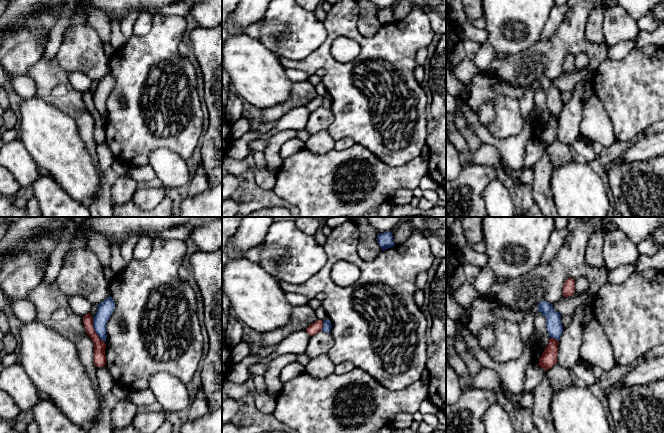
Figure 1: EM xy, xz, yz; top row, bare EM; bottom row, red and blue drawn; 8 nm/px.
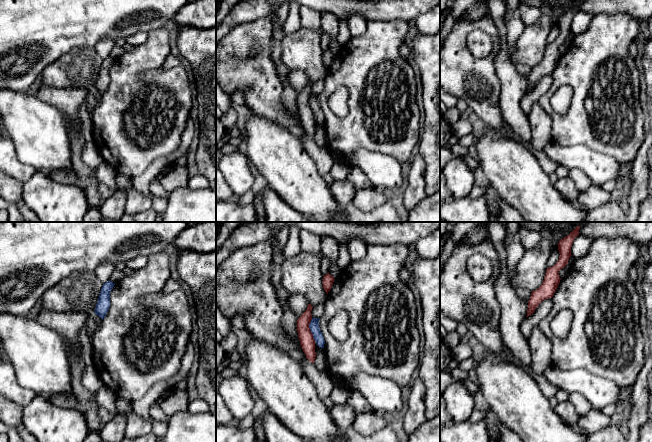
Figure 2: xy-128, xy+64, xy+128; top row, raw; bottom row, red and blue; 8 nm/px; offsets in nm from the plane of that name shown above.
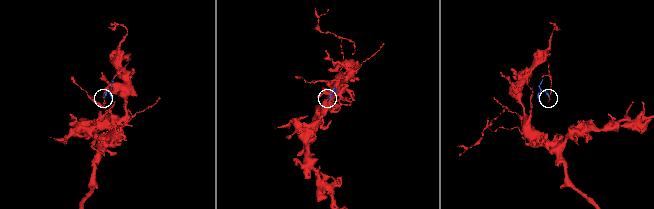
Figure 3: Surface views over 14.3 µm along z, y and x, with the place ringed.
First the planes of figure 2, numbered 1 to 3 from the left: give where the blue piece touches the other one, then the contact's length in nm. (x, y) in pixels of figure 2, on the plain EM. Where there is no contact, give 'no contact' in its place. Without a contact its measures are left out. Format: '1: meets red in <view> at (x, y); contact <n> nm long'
1: no contact
2: meets red in xy+64 at (310, 106); contact 190 nm long
3: no contact

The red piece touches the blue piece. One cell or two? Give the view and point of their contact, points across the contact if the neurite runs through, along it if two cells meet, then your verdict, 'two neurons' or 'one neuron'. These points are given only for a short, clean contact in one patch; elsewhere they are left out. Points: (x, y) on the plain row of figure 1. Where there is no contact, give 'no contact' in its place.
meets red in xy at (94, 106); border along xy (92, 94), (94, 107), (104, 118); two neurons

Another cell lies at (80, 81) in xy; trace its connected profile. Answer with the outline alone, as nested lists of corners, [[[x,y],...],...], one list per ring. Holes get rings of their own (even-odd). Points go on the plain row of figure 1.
[[[79,70],[69,72],[68,79],[72,87],[80,92],[90,89],[93,81],[85,73]]]

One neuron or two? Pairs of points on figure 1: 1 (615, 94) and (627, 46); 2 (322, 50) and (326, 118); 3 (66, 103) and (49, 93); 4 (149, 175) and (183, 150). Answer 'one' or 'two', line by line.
1: two
2: two
3: one
4: two

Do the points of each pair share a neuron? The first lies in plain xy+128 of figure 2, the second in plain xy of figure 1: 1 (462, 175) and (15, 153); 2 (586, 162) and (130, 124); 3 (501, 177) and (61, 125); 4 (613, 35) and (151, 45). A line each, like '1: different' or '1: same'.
1: same
2: different
3: same
4: same

